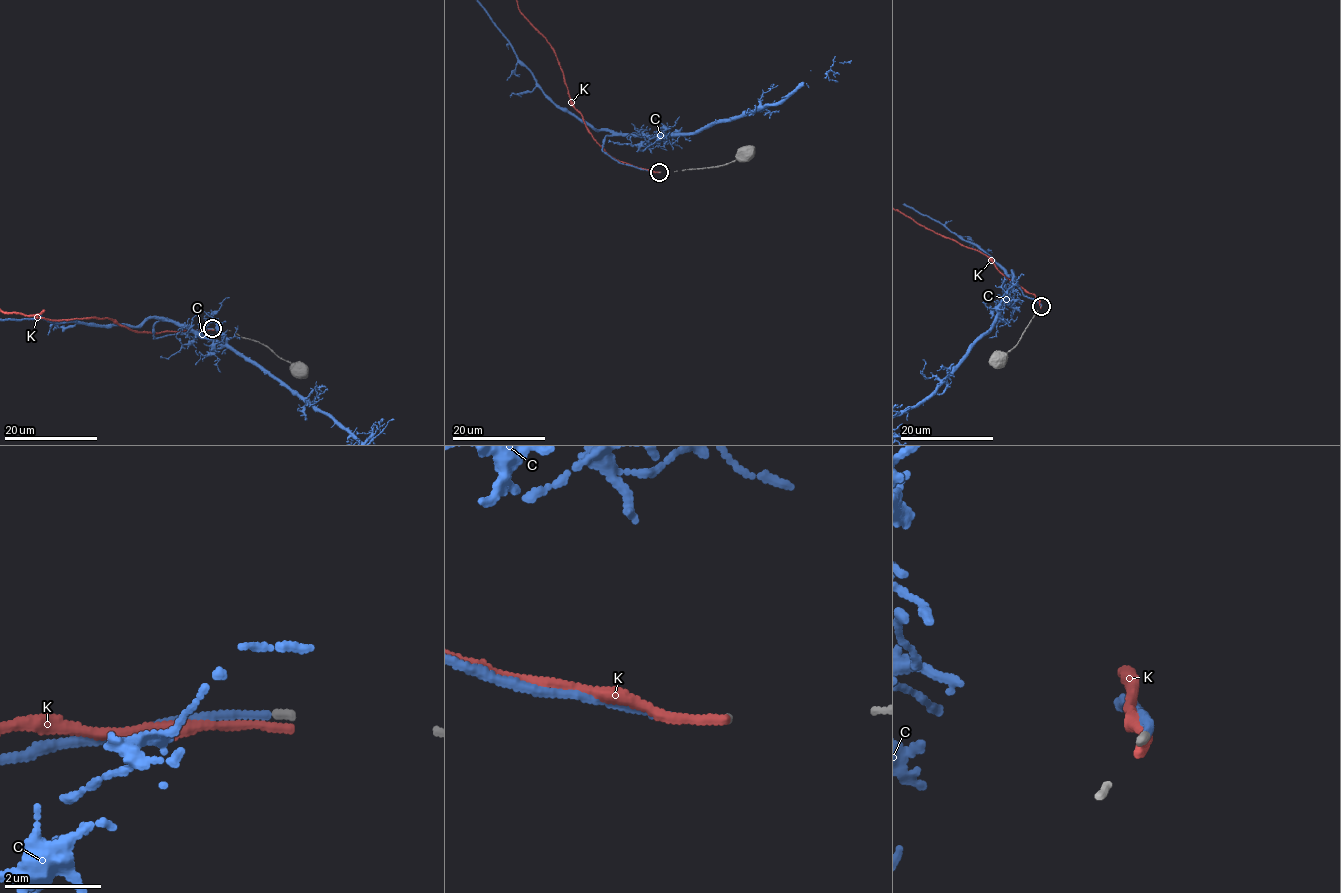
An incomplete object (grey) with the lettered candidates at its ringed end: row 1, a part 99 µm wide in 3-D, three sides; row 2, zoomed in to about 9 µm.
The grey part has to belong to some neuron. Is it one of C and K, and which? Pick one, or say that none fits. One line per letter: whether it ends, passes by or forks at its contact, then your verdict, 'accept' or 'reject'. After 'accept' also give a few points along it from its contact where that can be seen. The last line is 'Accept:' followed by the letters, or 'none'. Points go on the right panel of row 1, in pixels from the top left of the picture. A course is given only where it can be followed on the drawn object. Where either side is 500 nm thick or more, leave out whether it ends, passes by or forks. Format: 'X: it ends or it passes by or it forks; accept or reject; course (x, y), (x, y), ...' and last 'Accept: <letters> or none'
C: it ends; accept
K: it ends; reject
Accept: C

